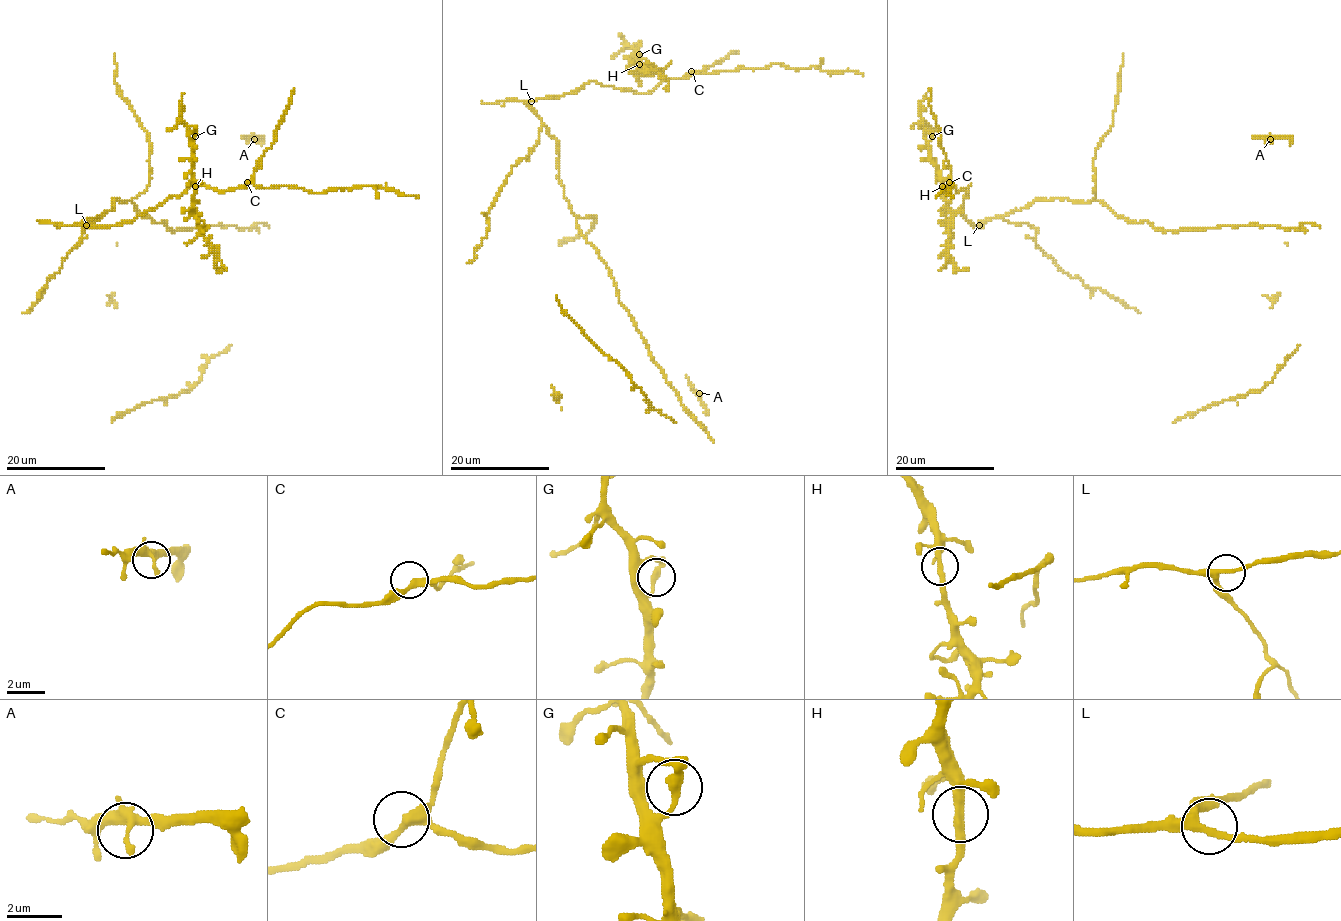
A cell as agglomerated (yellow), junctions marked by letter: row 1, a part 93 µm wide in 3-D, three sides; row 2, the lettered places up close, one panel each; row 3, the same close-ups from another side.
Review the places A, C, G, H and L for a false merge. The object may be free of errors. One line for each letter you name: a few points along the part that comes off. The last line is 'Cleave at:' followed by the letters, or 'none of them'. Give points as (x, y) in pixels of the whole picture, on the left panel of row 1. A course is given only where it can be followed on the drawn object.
Cleave at: none of them

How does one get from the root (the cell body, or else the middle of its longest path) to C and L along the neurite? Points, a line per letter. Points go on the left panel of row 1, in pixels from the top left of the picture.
C: (136, 207), (131, 200), (115, 197), (112, 210), (84, 223), (131, 222), (191, 185), (230, 191), (247, 182)
L: (136, 207), (131, 200), (126, 202), (115, 197), (112, 210), (87, 220), (84, 223), (86, 225)

